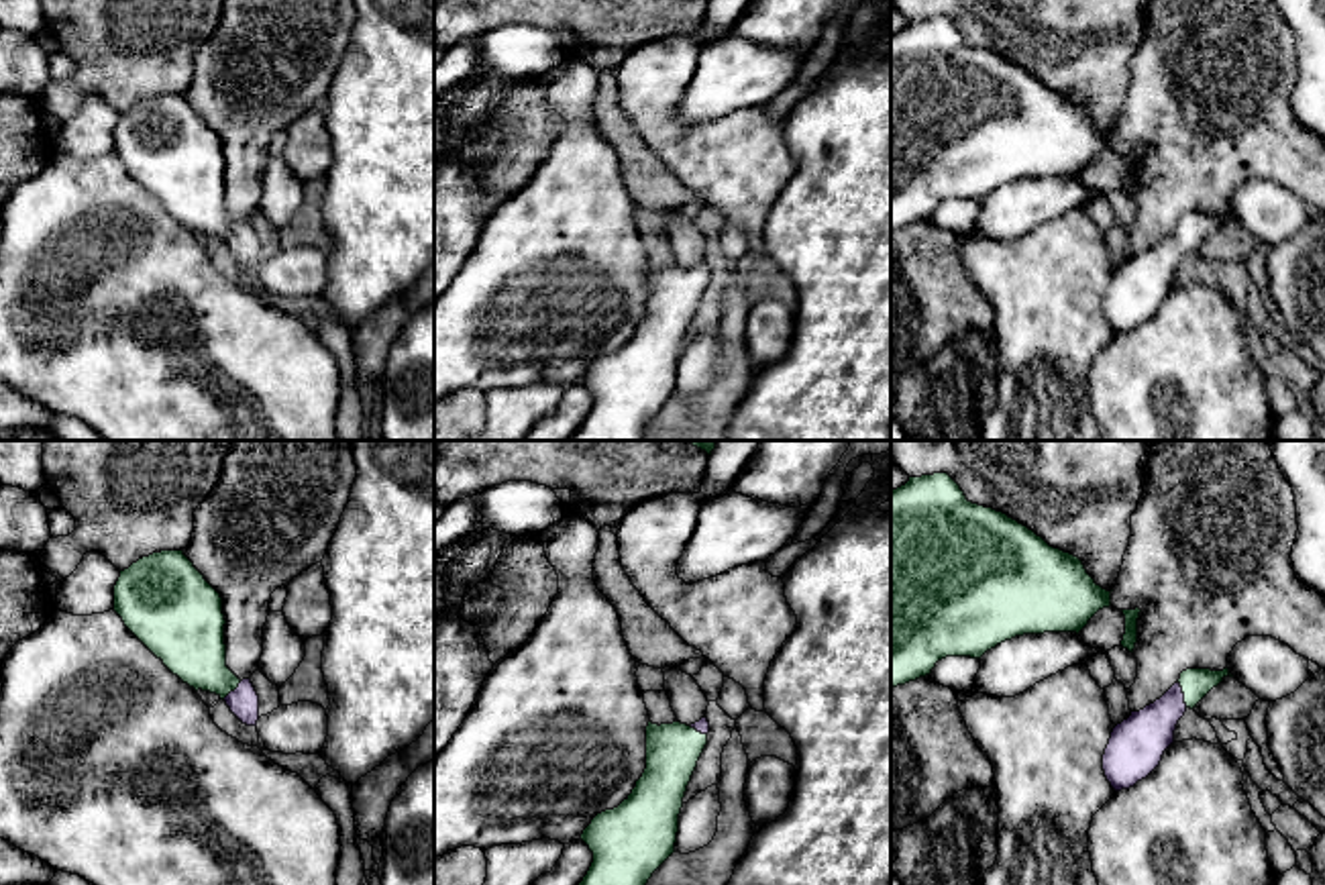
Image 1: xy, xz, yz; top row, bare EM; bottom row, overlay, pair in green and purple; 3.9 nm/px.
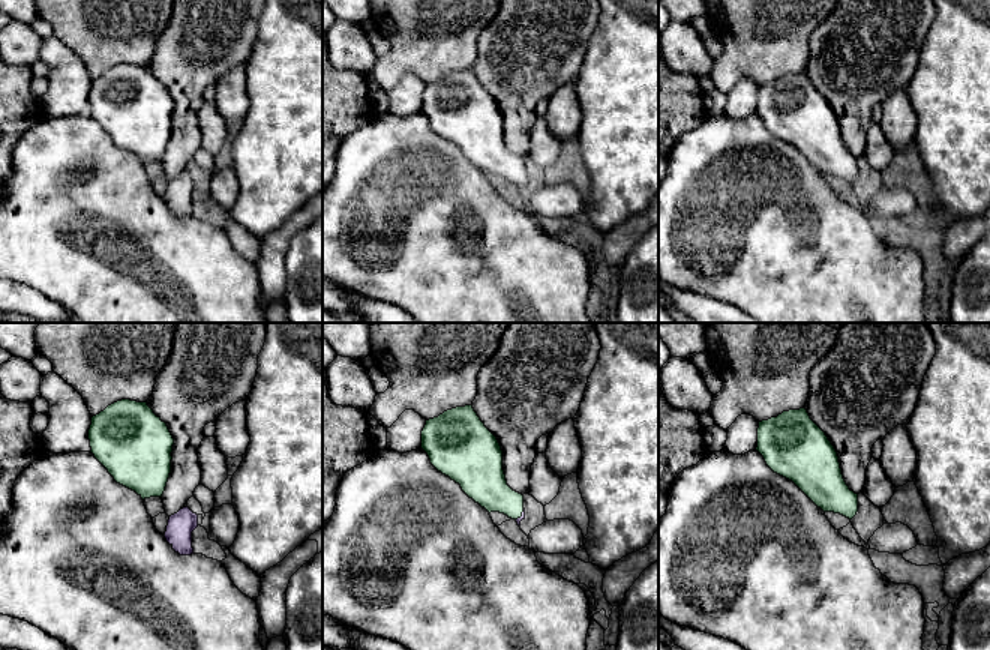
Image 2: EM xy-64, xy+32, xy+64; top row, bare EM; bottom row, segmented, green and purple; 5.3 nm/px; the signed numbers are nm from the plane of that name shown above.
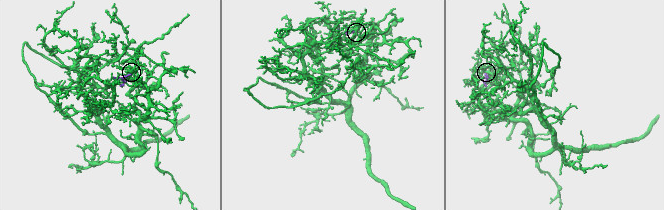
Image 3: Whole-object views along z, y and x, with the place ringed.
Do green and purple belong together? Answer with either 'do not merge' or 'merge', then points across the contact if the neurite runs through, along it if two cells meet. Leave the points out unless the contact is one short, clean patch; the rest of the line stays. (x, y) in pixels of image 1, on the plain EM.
merge | across yz (1195, 227), (1185, 237), (1142, 282)

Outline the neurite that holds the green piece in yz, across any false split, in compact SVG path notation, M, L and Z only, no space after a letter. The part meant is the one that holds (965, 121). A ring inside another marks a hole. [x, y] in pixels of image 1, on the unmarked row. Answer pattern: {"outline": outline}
{"outline": "M948 16L909 20L891 35L891 230L930 218L946 200L980 202L1015 179L1078 177L1109 149L1111 135L1095 126L1078 100L1050 90L1007 57L968 45Z"}

